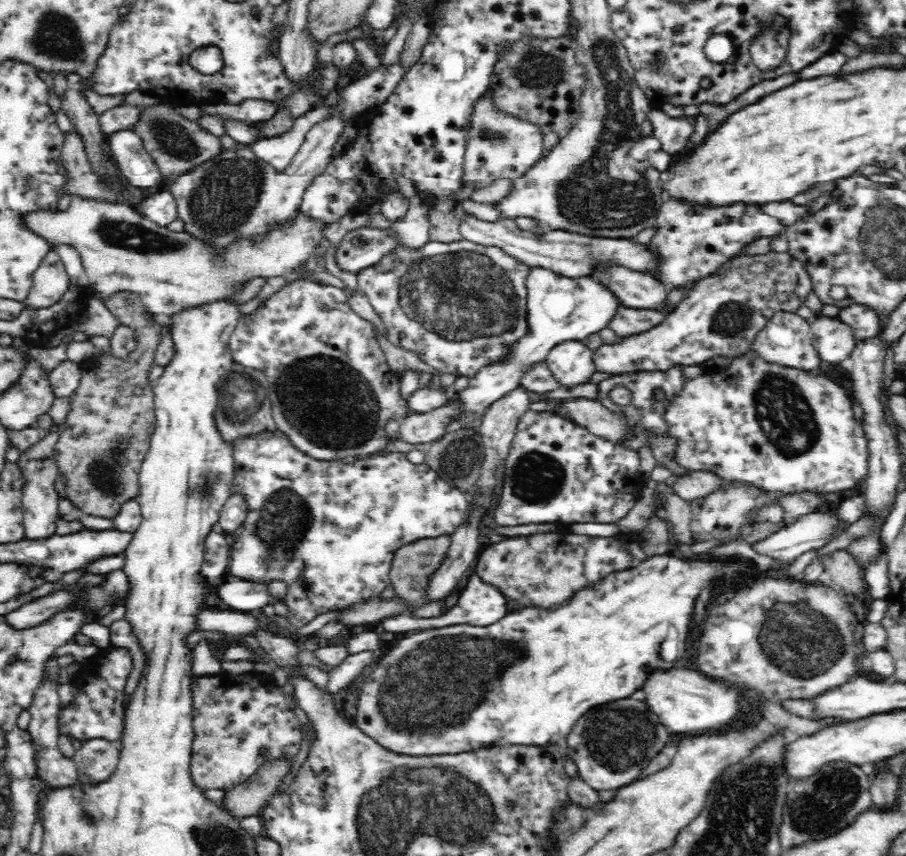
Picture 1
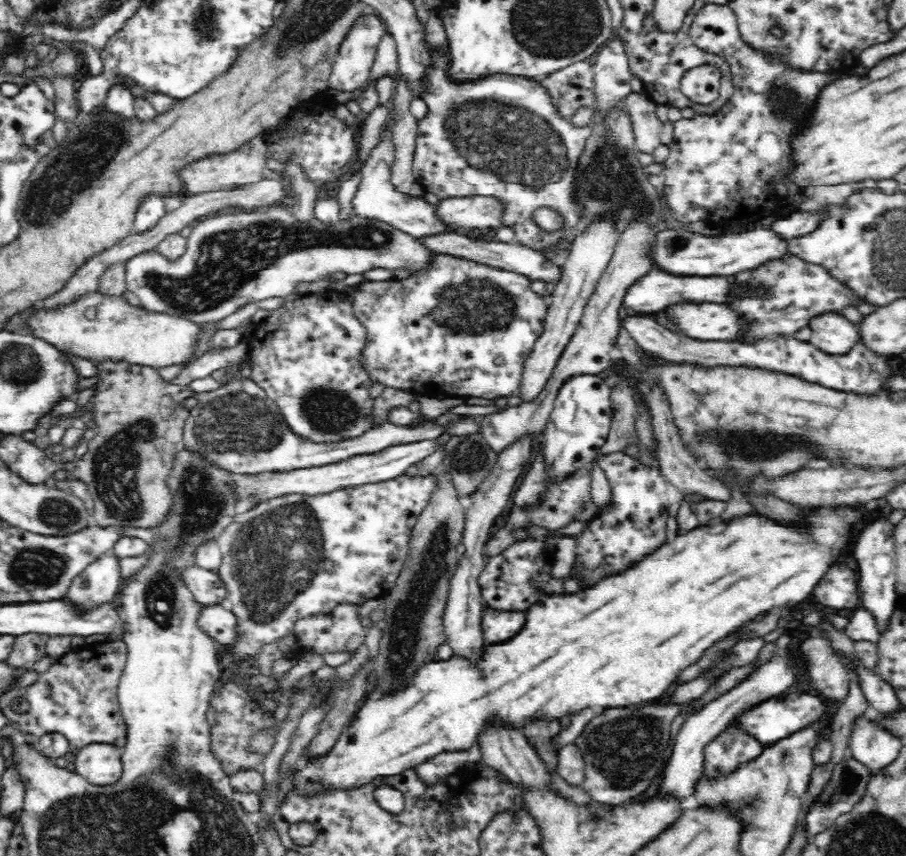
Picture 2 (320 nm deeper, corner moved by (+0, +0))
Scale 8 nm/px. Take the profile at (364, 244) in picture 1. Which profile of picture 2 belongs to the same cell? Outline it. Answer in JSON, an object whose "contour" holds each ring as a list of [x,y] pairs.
{"contour":[[[452,230],[442,234],[431,234],[418,237],[417,240],[429,252],[434,254],[452,255],[466,257],[468,260],[488,264],[494,268],[510,269],[524,273],[530,280],[542,280],[543,282],[557,283],[561,275],[560,267],[552,260],[548,259],[542,252],[529,247],[528,245],[514,245],[512,243],[504,243],[501,241],[486,242],[480,237],[468,237]]]}

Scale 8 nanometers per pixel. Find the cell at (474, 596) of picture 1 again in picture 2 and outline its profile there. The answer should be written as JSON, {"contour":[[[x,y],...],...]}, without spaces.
{"contour":[[[485,604],[481,610],[481,628],[483,642],[486,644],[508,640],[508,637],[516,634],[526,620],[525,611],[516,609],[494,609]]]}

